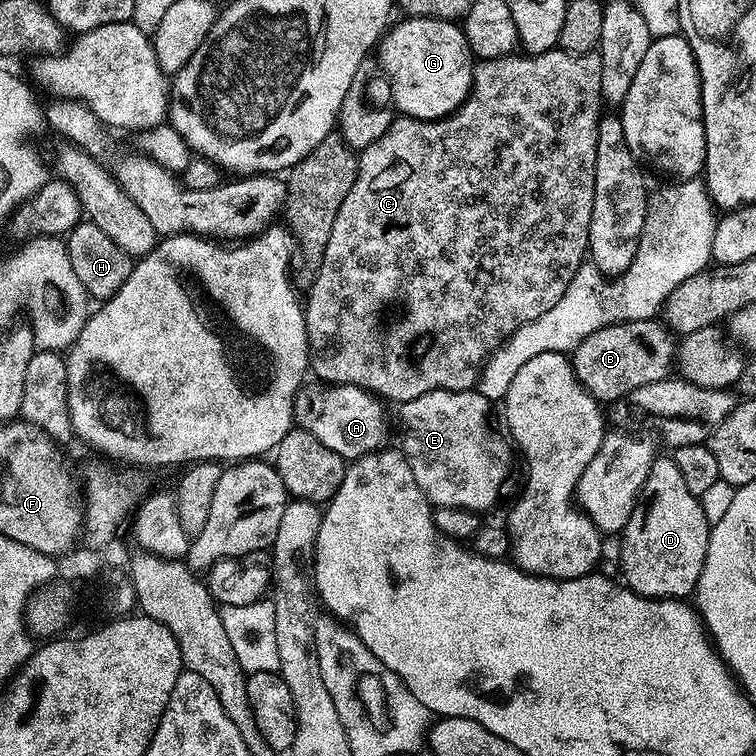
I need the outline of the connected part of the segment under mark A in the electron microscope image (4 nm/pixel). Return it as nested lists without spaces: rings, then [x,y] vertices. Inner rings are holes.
[[[349,384],[308,387],[301,387],[296,395],[292,414],[295,423],[314,434],[322,446],[334,450],[334,454],[338,454],[345,462],[370,456],[385,447],[384,435],[388,432],[388,424],[384,421],[385,405],[371,392]]]

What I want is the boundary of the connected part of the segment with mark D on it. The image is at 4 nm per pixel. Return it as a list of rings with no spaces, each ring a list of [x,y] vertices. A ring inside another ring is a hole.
[[[660,454],[657,455],[656,461],[650,466],[650,474],[646,478],[646,482],[642,486],[640,496],[636,500],[634,510],[630,514],[630,518],[626,522],[624,531],[619,537],[620,540],[620,572],[624,575],[623,583],[631,588],[638,596],[649,596],[652,600],[678,600],[681,598],[688,598],[695,593],[696,583],[702,574],[702,566],[706,562],[706,550],[708,549],[708,534],[710,525],[706,514],[700,505],[700,497],[690,494],[690,490],[686,487],[686,482],[682,479],[682,474],[678,470],[678,466],[674,466],[671,455]]]

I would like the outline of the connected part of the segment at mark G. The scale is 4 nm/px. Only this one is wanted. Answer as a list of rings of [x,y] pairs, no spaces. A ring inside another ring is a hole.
[[[408,16],[401,24],[395,24],[385,31],[378,45],[380,64],[384,67],[385,74],[392,79],[391,103],[395,111],[416,120],[443,120],[452,115],[472,89],[474,57],[468,48],[463,27],[450,20],[435,20],[425,16]]]

